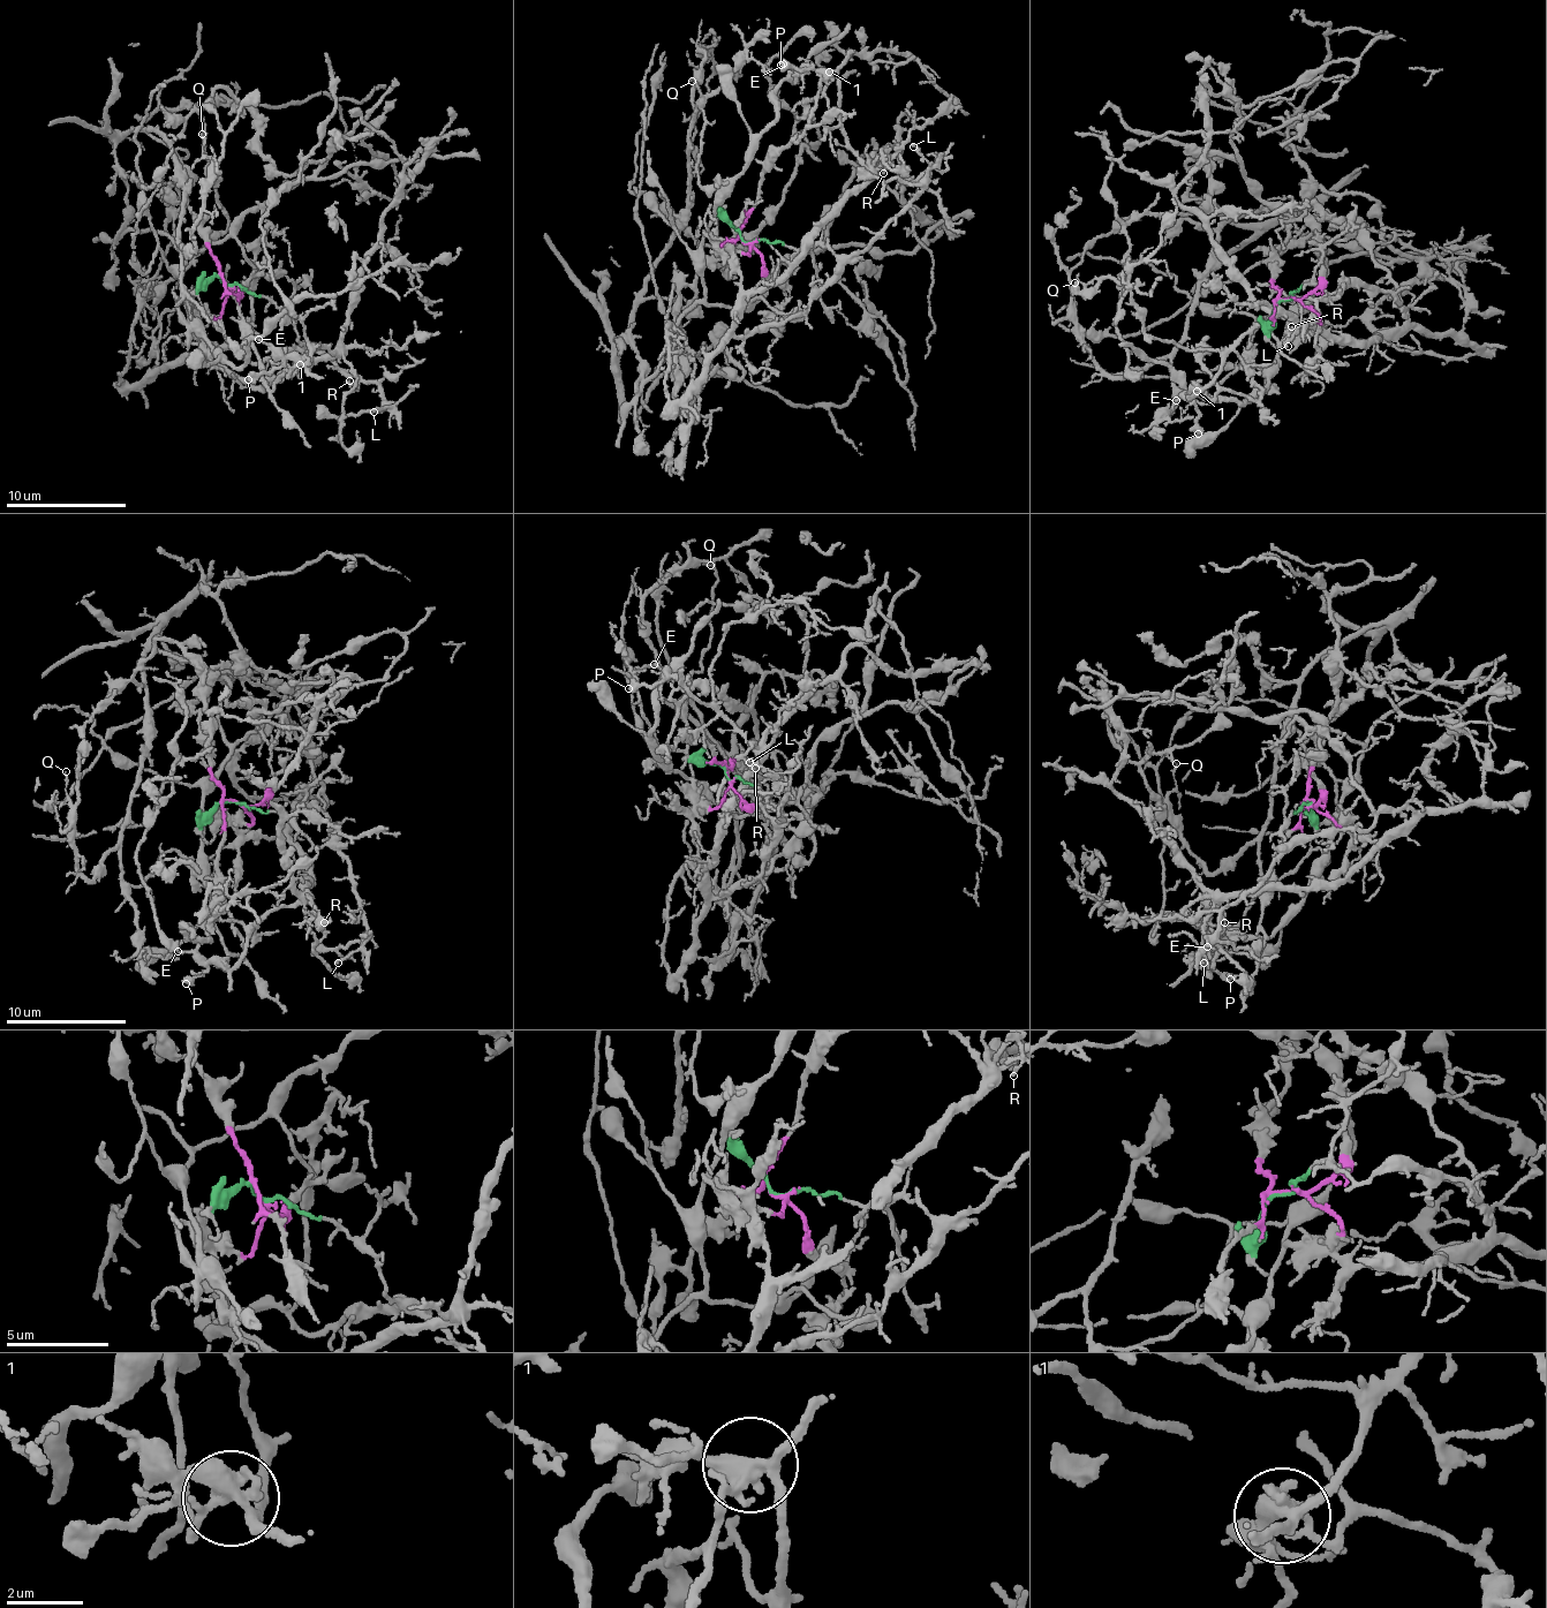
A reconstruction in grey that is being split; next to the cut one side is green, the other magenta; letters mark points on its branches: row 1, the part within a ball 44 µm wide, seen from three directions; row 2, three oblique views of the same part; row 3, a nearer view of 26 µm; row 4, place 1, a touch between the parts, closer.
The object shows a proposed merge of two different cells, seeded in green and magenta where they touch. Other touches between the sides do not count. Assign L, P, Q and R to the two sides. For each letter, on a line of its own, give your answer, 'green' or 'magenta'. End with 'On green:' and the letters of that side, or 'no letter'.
L: green
P: green
Q: magenta
R: green
On green: L, P, R

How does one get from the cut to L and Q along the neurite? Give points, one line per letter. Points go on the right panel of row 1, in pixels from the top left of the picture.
L: (1289, 300), (1305, 279), (1336, 291), (1337, 284), (1343, 291), (1317, 302), (1317, 315), (1299, 325), (1288, 347)
Q: (1289, 300), (1272, 256), (1284, 214), (1261, 208), (1220, 231), (1163, 360), (1110, 376), (1074, 284)

